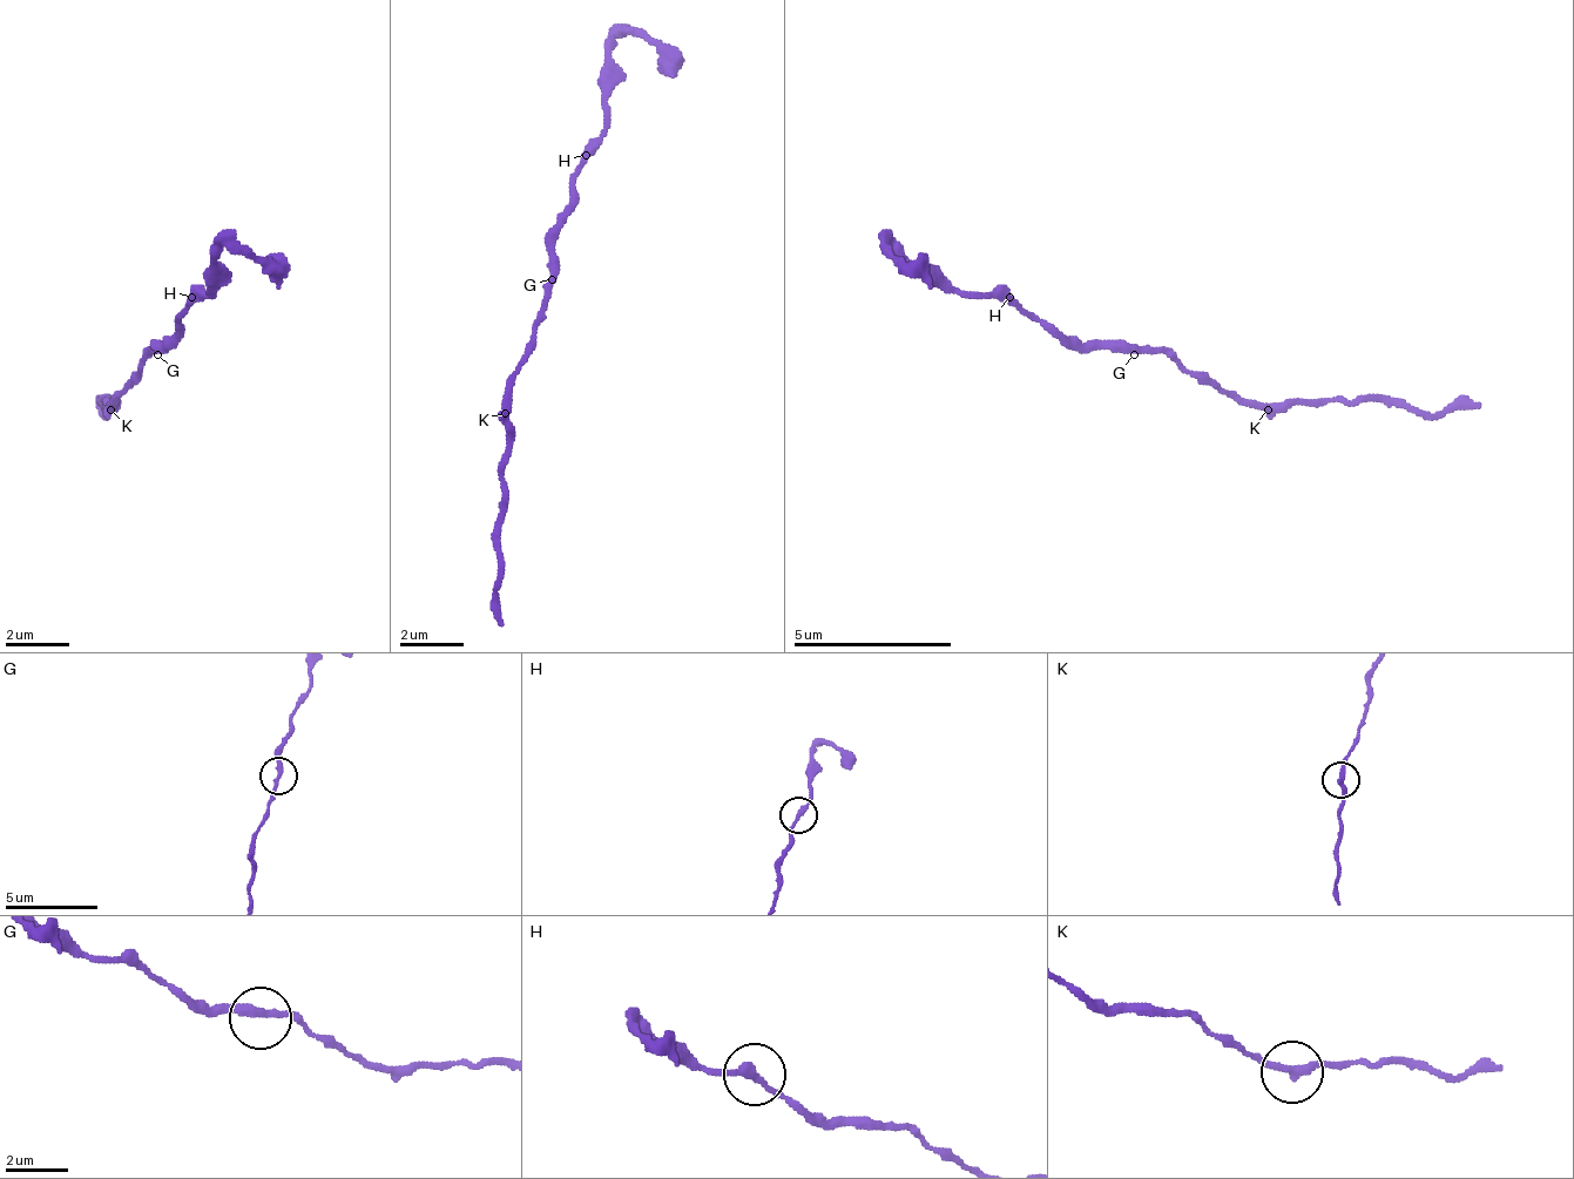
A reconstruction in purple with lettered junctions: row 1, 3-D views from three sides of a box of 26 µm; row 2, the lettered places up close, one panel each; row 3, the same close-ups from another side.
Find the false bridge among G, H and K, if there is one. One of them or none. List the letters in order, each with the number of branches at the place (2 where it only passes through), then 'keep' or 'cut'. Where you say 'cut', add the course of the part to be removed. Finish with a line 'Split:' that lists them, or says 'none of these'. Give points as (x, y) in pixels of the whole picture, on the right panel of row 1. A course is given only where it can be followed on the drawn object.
G: branches 2; keep
H: branches 2; keep
K: branches 2; keep
Split: none of these

